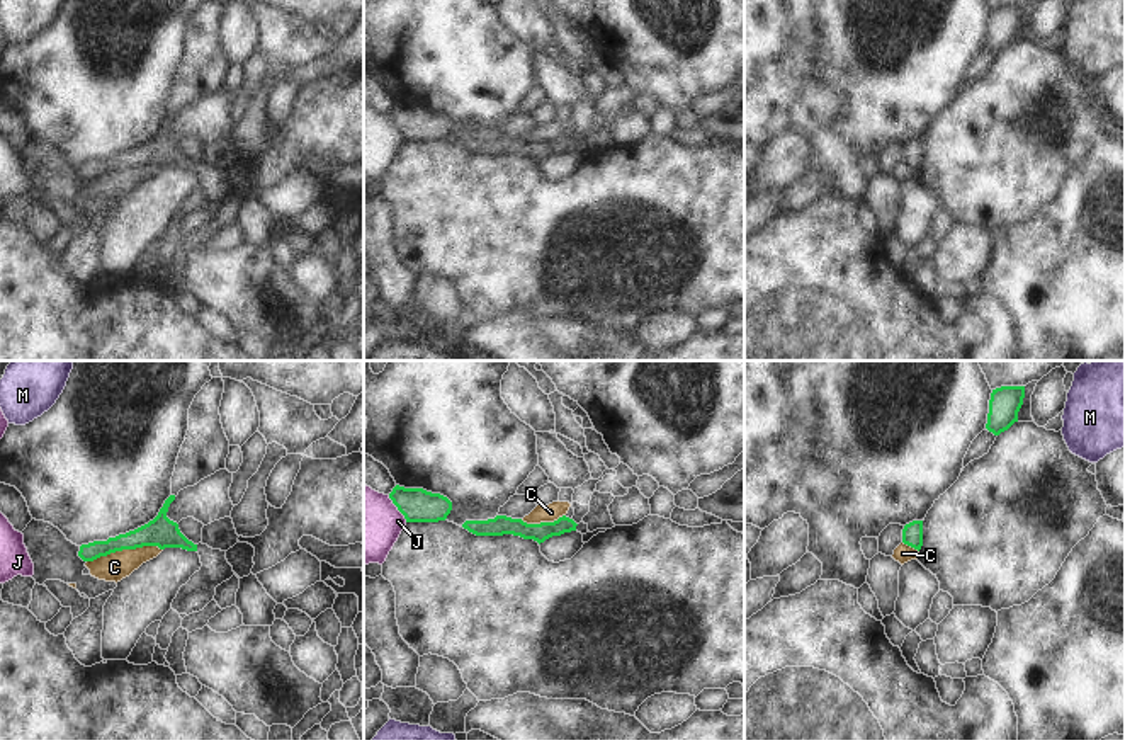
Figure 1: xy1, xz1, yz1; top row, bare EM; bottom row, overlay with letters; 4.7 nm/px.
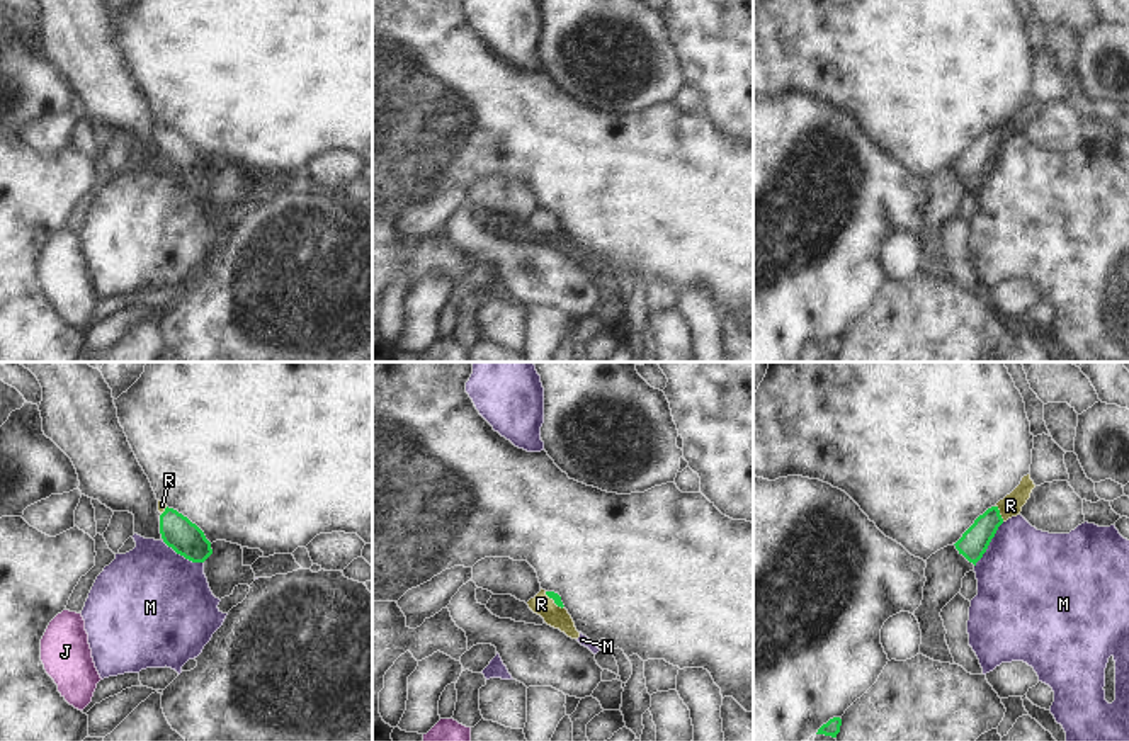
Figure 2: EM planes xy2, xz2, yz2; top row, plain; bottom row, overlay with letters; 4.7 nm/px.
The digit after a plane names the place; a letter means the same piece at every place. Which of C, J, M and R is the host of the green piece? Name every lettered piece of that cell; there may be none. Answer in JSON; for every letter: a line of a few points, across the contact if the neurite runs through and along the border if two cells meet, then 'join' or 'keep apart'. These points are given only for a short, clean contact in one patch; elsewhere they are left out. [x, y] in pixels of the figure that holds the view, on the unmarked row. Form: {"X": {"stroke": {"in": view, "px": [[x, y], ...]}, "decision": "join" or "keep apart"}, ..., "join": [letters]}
{"C": {"stroke": {"in": "xy1", "px": [[162, 167], [123, 167], [87, 181]]}, "decision": "keep apart"}, "J": {"stroke": {"in": "xz1", "px": [[388, 114], [407, 140]]}, "decision": "keep apart"}, "M": {"stroke": {"in": "yz2", "px": [[1004, 141], [975, 186]]}, "decision": "keep apart"}, "R": {"stroke": {"in": "yz2", "px": [[975, 160], [998, 133], [1010, 124]]}, "decision": "join"}, "join": ["R"]}

